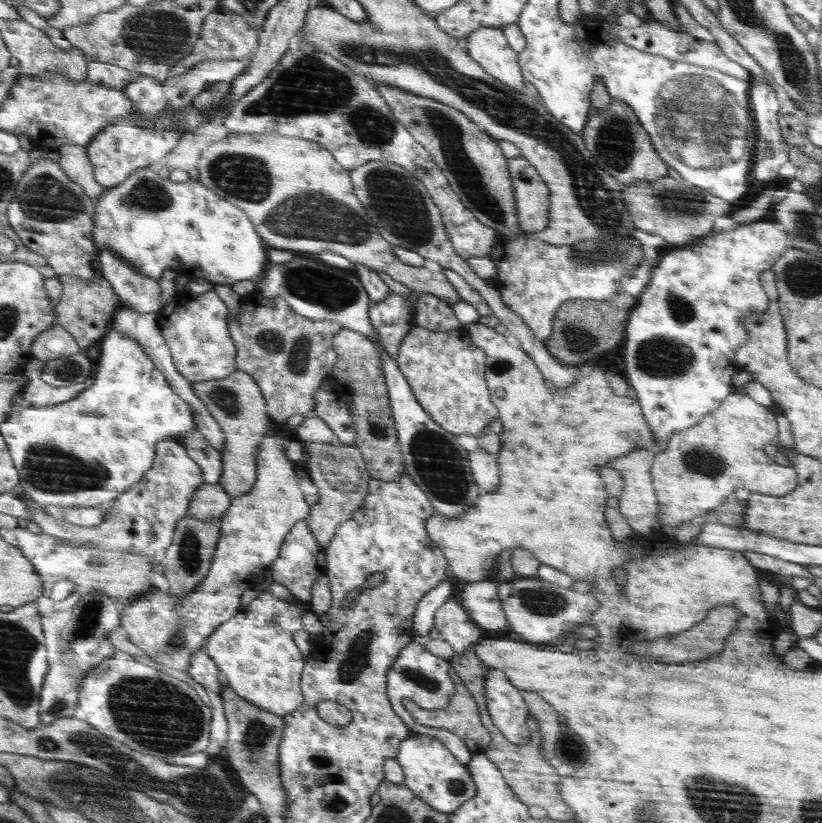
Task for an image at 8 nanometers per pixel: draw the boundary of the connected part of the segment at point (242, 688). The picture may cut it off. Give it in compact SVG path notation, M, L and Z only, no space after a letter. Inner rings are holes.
M262 590L248 607L222 624L206 645L206 651L220 667L223 679L234 686L238 696L278 716L296 713L305 702L301 674L306 658L296 643L296 634L303 630L302 614L305 610L313 610L309 601L296 599L291 603ZM270 620L276 624L270 624Z

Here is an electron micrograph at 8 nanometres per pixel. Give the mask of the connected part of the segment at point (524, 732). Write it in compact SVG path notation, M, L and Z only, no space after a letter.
M490 667L485 678L485 695L493 723L506 738L517 745L530 742L528 705L523 692L512 686L505 672Z

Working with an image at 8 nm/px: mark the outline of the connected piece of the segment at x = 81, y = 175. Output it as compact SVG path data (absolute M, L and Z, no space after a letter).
M65 144L60 151L61 165L69 177L81 184L90 196L98 199L107 191L108 188L98 182L88 146Z

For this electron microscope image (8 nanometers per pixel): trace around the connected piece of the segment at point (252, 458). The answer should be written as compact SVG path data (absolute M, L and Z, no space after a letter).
M237 370L227 379L195 383L196 396L202 400L226 433L226 472L220 484L235 498L248 494L257 482L257 454L261 442L274 432L268 403L261 387L248 372Z

